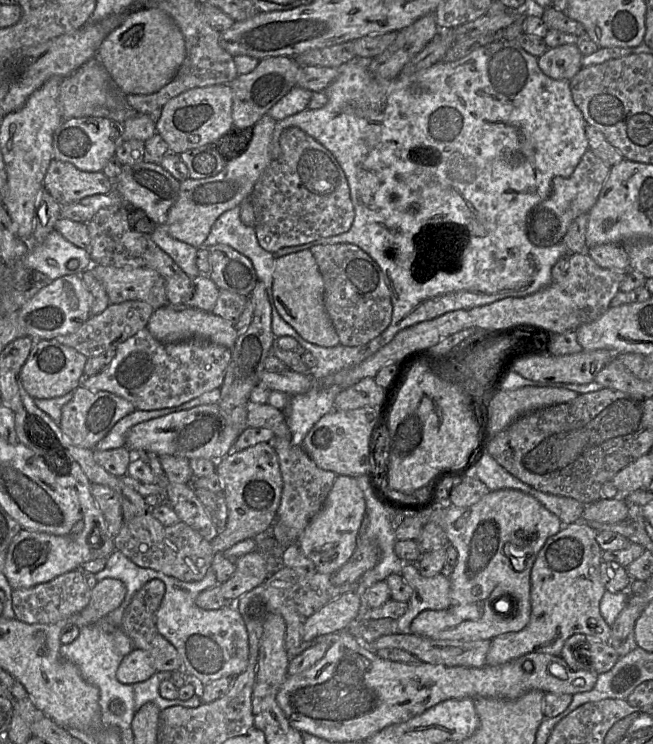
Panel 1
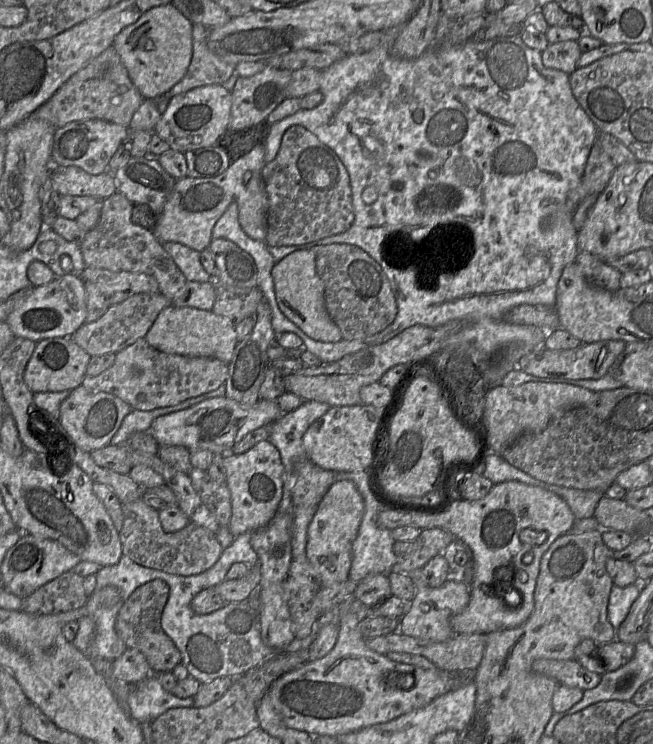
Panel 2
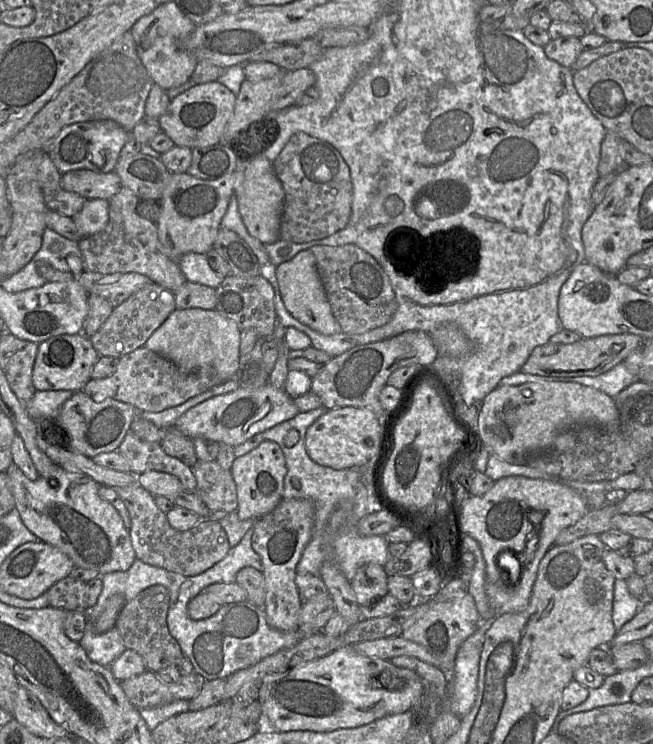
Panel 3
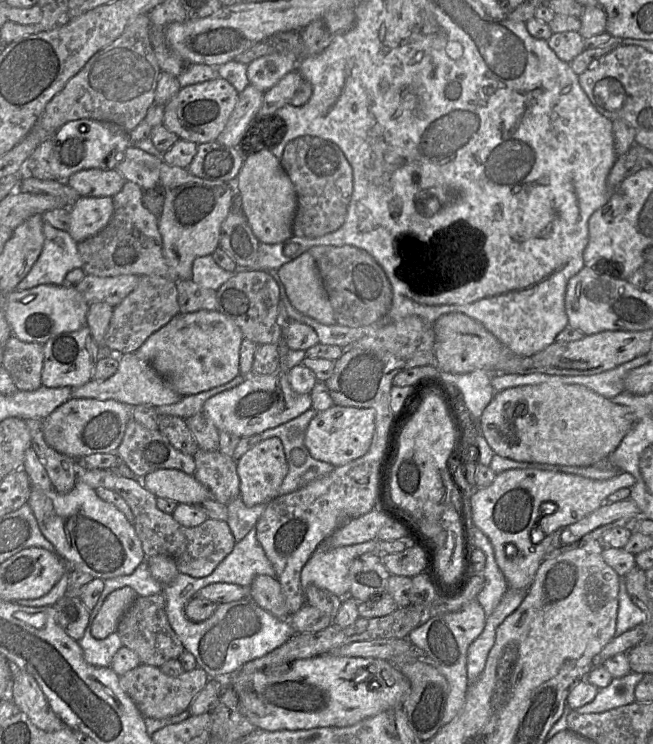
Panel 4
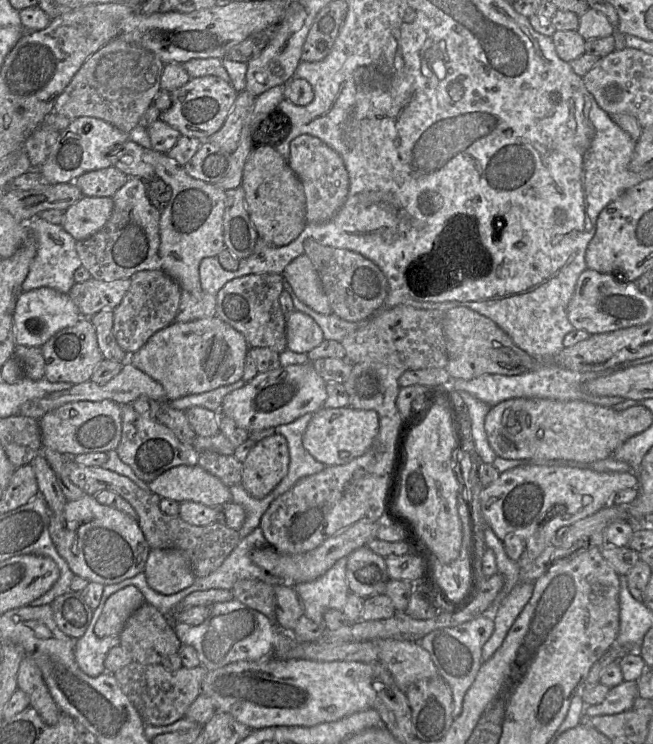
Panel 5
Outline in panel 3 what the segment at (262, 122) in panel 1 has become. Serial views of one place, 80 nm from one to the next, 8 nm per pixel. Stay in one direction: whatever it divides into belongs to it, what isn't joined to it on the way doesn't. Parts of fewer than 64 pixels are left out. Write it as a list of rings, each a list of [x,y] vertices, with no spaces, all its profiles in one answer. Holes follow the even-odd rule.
[[[187,172],[172,173],[160,200],[160,217],[156,223],[159,241],[172,260],[178,261],[191,252],[206,254],[213,249],[221,221],[234,194],[235,181],[235,172],[214,180],[196,178]]]

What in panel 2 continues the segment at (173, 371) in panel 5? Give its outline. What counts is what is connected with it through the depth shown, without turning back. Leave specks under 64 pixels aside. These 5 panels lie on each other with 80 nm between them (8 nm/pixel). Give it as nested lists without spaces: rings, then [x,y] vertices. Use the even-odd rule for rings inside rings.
[[[166,307],[157,317],[145,337],[154,349],[187,357],[208,357],[218,359],[225,364],[232,360],[238,337],[235,326],[225,317],[213,311],[191,307]]]

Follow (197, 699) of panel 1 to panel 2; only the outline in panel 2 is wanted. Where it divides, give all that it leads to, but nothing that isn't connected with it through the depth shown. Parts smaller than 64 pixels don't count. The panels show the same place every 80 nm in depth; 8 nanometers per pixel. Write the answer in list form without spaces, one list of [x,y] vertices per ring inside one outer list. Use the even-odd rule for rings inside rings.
[[[156,673],[131,688],[128,711],[131,718],[140,724],[153,722],[171,708],[193,707],[193,697],[179,698],[163,689]]]

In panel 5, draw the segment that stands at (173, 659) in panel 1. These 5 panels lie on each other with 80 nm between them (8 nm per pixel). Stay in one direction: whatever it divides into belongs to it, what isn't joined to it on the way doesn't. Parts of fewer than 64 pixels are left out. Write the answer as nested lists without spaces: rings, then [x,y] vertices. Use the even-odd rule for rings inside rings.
[[[147,602],[131,614],[119,636],[133,661],[142,664],[160,664],[182,646],[172,621]]]

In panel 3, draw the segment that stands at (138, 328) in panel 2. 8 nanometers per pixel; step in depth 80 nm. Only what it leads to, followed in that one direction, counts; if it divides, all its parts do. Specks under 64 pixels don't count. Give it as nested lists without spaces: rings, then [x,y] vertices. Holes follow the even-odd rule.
[[[152,282],[113,308],[109,318],[89,340],[98,355],[121,358],[138,348],[144,347],[150,336],[166,321],[175,309],[175,293]]]

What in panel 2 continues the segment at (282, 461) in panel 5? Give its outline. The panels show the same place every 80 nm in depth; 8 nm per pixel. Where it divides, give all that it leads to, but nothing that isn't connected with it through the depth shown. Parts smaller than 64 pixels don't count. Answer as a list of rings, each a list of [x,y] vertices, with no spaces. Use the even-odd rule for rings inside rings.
[[[268,440],[242,454],[224,456],[225,482],[231,495],[232,516],[228,528],[236,538],[265,527],[277,514],[283,495],[284,465],[279,450]]]

